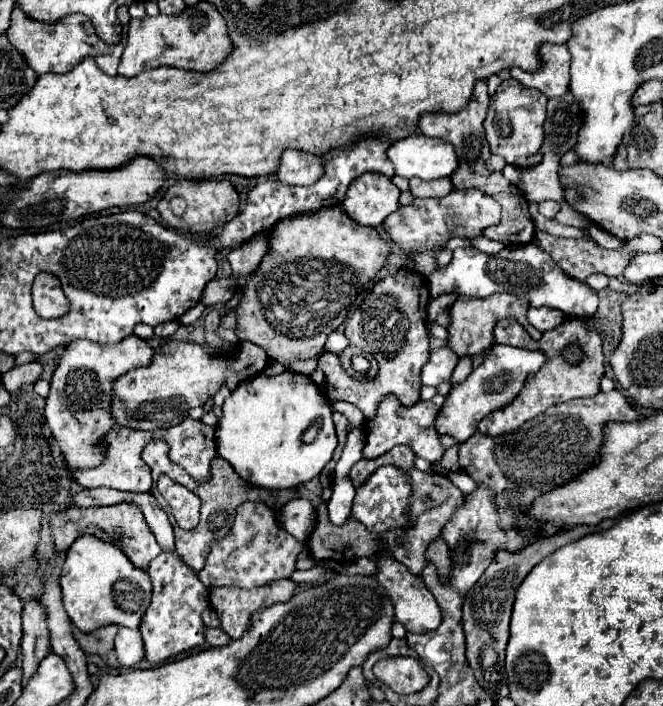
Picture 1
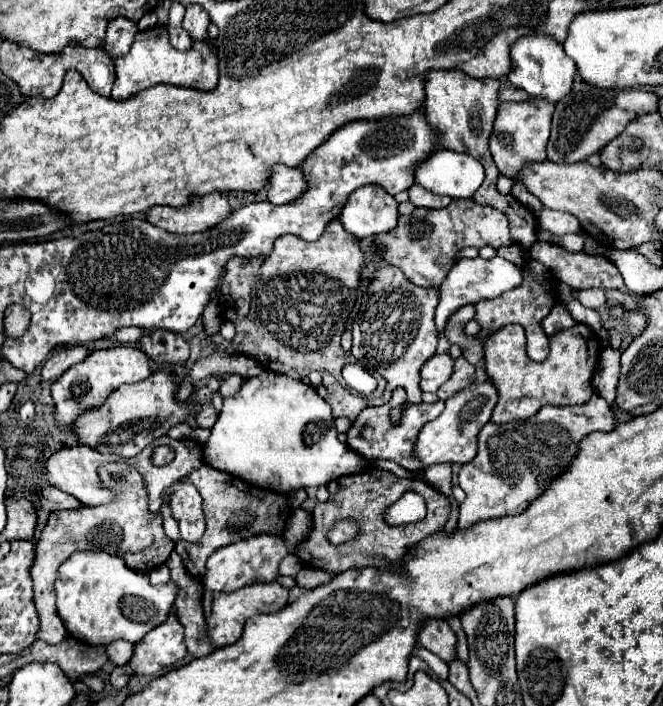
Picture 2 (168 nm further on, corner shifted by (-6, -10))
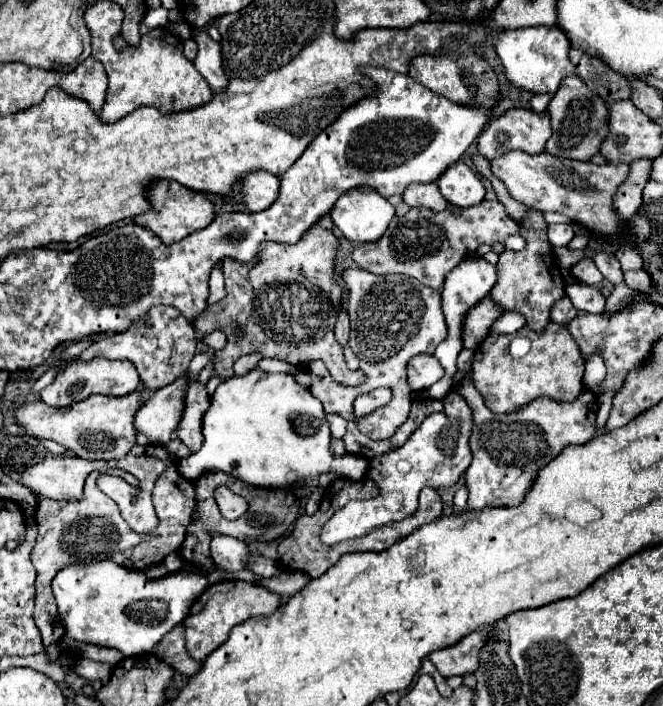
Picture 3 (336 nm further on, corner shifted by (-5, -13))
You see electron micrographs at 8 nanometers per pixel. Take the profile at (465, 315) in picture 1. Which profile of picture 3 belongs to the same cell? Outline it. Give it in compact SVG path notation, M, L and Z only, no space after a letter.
M526 211L526 215L520 219L520 235L526 239L526 247L522 251L504 249L496 265L498 283L490 295L504 311L522 313L530 329L542 331L550 321L552 305L564 295L564 279L560 275L560 265L554 261L554 249L546 237L546 221L542 211Z

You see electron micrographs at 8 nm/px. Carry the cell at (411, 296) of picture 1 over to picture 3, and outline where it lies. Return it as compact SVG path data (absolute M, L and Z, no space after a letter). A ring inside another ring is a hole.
M346 269L342 279L348 289L348 315L350 315L350 349L360 359L360 369L366 381L356 387L338 385L332 381L322 361L310 363L312 387L310 393L322 403L326 413L338 413L348 421L356 421L358 429L370 439L388 439L406 421L410 411L410 385L406 381L406 363L420 353L434 353L436 345L446 337L446 321L440 307L440 293L414 281L406 275L374 275L364 269ZM378 387L392 389L388 405L376 409L366 417L354 415L354 399Z

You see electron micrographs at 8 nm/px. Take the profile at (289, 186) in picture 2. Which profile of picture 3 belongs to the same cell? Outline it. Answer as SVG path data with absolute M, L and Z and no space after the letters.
M254 171L242 179L242 203L250 213L270 207L278 197L280 181L268 171Z

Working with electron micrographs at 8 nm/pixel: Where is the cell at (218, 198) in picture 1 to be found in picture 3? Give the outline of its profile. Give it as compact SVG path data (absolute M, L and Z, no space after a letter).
M154 179L148 187L148 201L152 203L152 207L146 213L136 215L134 223L154 231L164 245L172 245L184 237L188 237L190 233L208 227L214 219L214 205L204 195L194 193L176 181Z

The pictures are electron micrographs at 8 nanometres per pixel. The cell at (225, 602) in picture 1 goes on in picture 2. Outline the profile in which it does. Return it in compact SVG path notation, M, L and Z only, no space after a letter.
M279 582L247 586L245 590L235 590L235 594L205 592L203 598L201 598L203 614L205 614L205 620L207 620L207 628L209 628L209 638L219 648L229 646L229 644L233 644L235 640L241 638L247 618L251 618L255 614L279 612L279 610L283 610L287 606L287 602L289 602L289 592Z

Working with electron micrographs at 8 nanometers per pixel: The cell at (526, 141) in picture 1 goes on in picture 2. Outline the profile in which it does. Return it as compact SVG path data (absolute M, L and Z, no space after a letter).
M531 98L525 102L501 102L501 106L497 110L493 134L489 138L489 150L491 150L493 160L501 174L517 180L519 170L527 162L547 160L545 146L547 146L547 138L549 138L553 110L555 110L555 104L549 100L543 100L543 98Z

